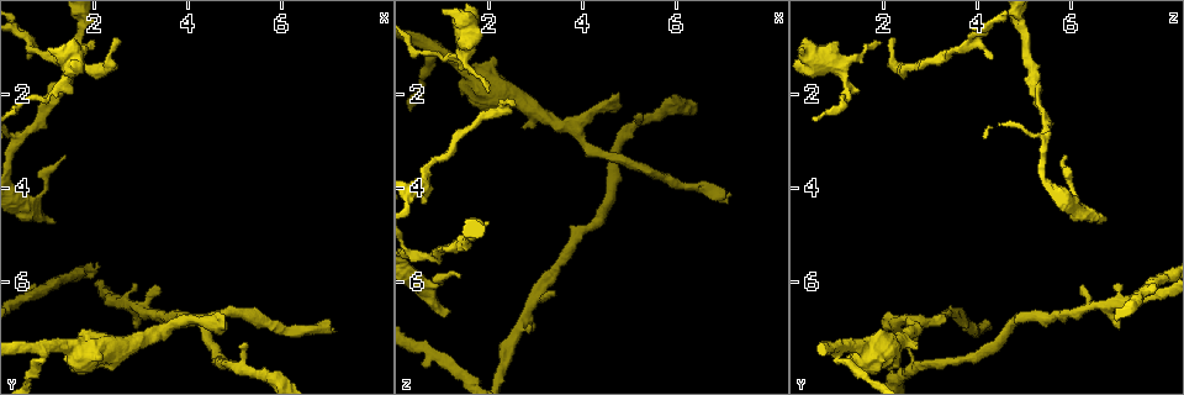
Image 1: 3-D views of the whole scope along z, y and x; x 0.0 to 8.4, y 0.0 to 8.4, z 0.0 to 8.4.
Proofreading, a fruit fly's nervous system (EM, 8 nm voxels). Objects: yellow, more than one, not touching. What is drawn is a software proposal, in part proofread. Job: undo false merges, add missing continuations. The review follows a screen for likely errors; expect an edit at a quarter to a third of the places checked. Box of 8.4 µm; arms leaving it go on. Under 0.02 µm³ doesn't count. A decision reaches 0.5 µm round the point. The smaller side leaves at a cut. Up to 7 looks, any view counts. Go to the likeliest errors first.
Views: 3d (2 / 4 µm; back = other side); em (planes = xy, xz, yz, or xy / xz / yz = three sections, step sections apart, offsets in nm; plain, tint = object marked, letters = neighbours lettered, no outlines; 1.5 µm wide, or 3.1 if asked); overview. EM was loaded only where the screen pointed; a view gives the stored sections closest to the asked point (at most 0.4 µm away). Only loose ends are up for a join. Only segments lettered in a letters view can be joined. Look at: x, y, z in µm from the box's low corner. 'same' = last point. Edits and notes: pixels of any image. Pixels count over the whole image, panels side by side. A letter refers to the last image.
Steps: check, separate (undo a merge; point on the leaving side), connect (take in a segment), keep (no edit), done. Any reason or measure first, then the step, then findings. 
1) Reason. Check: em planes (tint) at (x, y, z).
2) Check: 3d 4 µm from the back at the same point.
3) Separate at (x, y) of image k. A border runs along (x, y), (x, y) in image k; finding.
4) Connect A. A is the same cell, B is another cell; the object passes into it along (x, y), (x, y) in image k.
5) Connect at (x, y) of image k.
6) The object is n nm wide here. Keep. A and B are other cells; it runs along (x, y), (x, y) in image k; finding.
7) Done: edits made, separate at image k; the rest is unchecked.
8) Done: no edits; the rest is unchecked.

Check: 3d 4 µm from the back at (1.15, 4.75, 6.60).

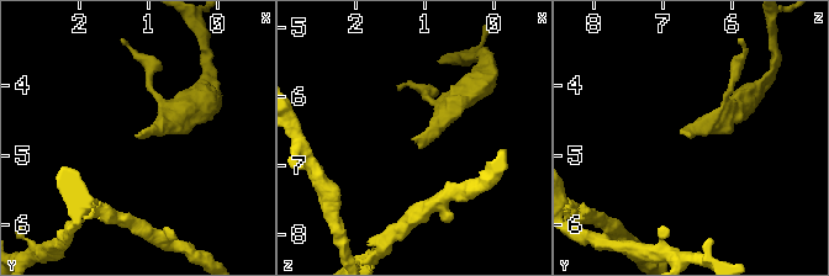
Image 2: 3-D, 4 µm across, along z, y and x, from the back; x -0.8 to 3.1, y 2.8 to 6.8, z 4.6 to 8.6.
Check: em planes (letters) at (1.15, 4.70, 6.60).

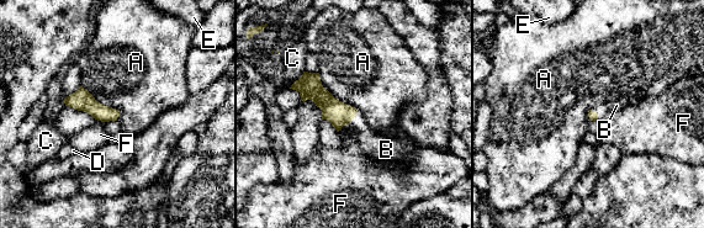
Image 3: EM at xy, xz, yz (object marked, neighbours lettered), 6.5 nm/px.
Connect B. B is the same cell, A, C, D, E and F are other cells; the object passes into it along (338, 114), (354, 116), (375, 146) in image 3; the cell continues.

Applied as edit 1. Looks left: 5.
Redraw. Check: overview.

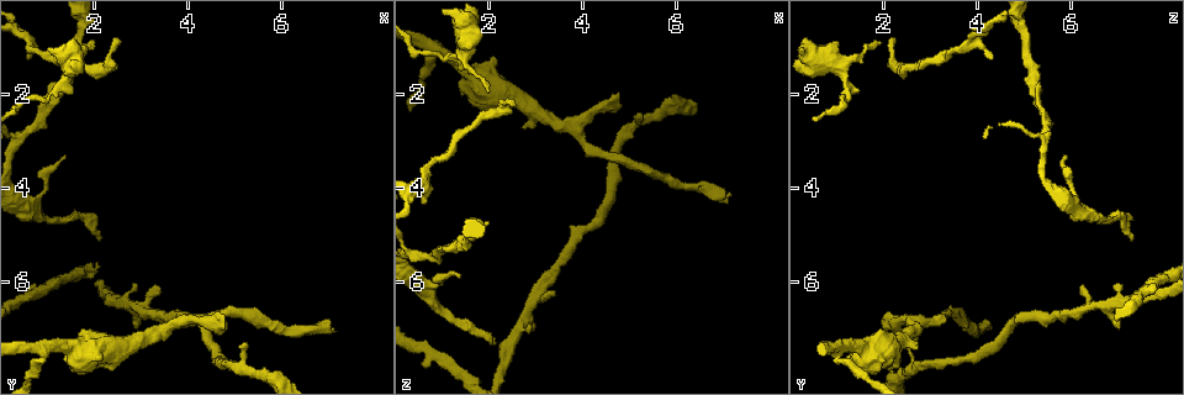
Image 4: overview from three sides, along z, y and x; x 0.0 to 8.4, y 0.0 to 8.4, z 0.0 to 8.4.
Abrupt turn. Check: 3d 2 µm at (0.90, 7.45, 1.15).

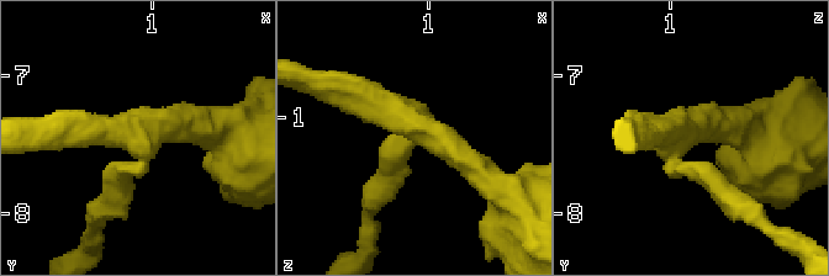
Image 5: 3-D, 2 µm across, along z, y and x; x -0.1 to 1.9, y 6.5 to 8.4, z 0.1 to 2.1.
Need the tissue. Check: em planes (letters) at (0.94, 7.46, 1.10).

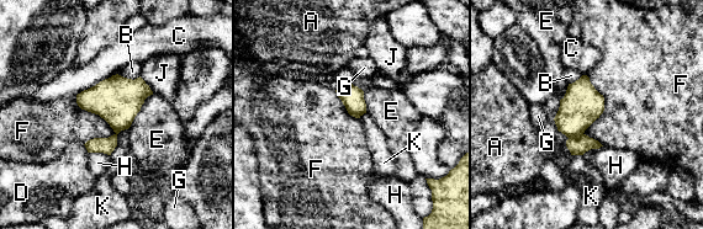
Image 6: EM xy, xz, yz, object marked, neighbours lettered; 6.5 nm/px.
Separate at (579, 145) of image 6. A, B, C, D, E, F, G, H, J and K are other cells; a border runs along (582, 133), (569, 138) in image 6; a second cell is stuck on.

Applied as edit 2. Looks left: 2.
Done: edits made, connect at image 3, separate at image 6; the rest is unchecked.

